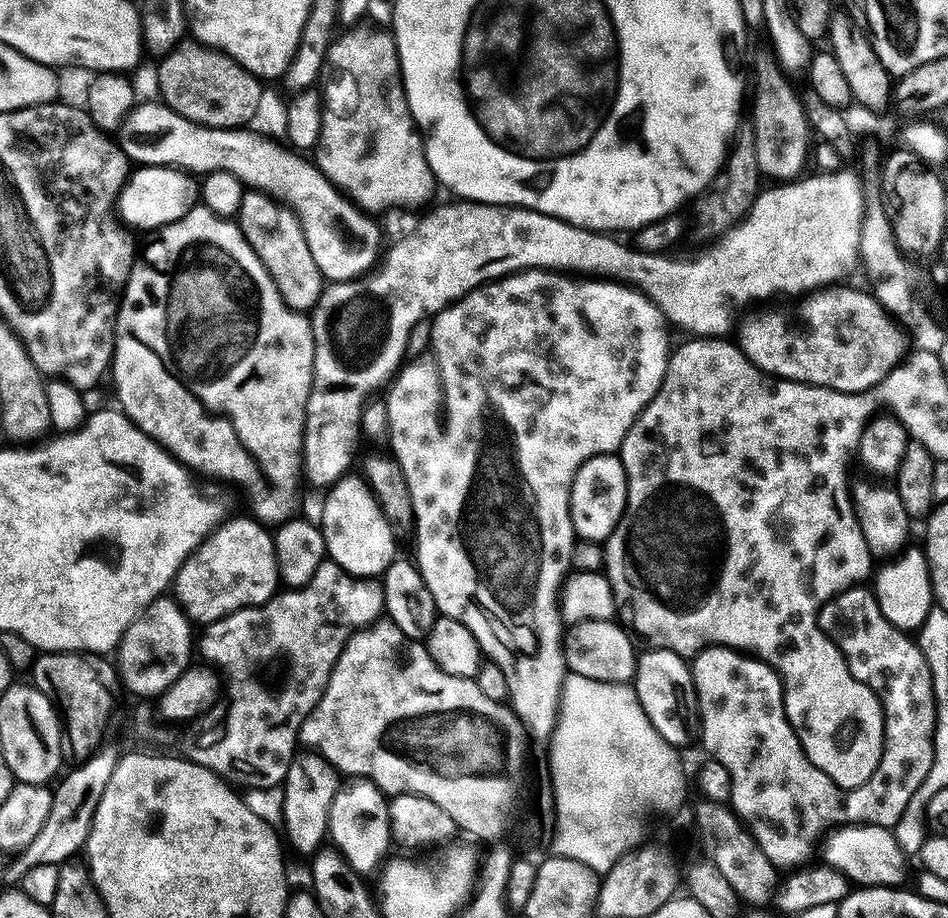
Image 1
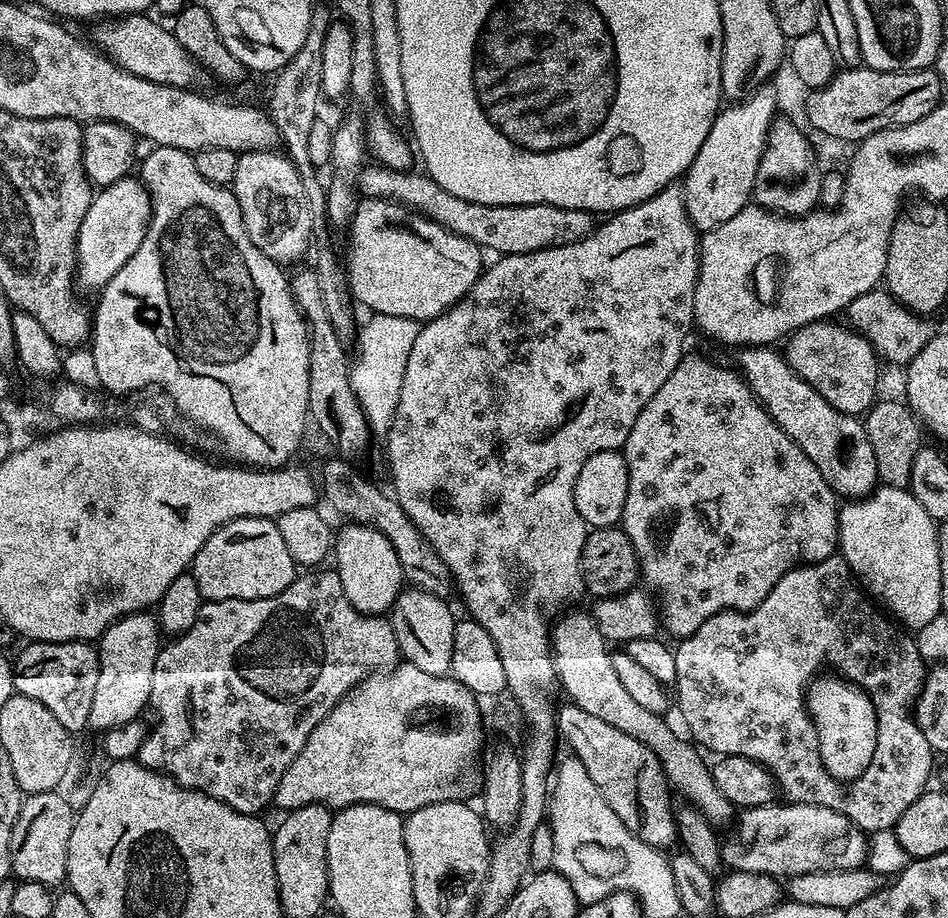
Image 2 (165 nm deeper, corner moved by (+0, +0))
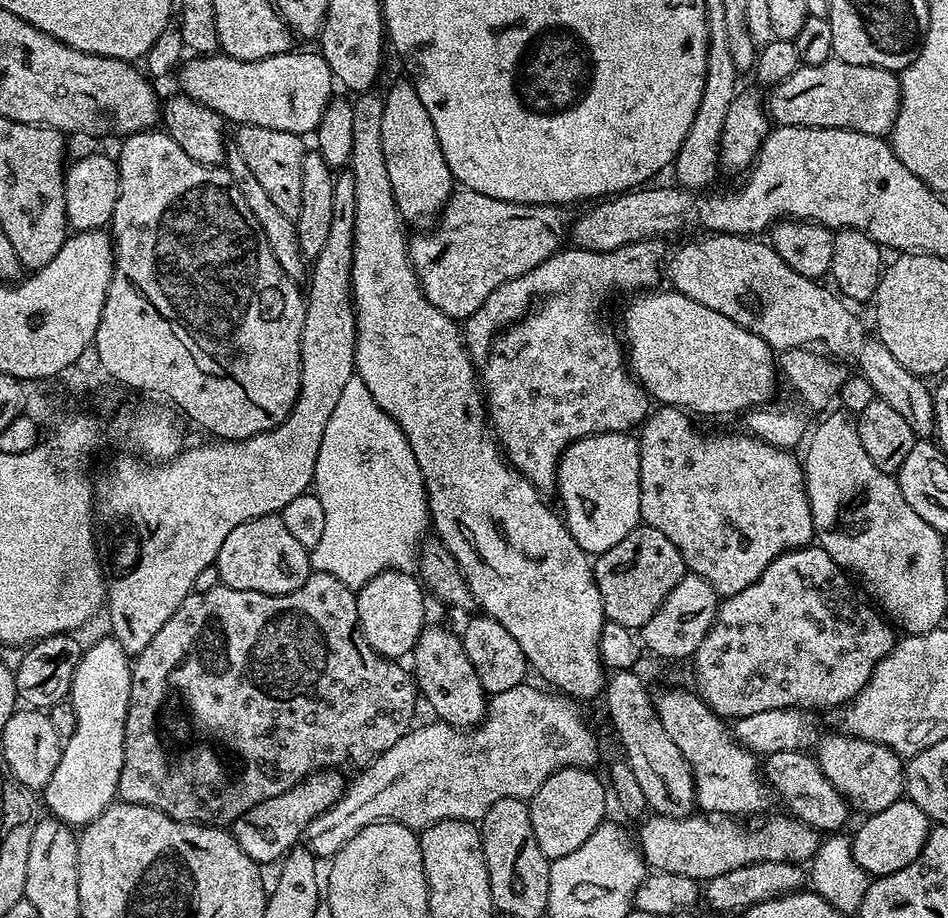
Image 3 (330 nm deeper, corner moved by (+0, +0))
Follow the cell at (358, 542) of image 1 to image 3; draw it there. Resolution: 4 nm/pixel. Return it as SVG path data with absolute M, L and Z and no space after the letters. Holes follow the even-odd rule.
M383 572L370 578L370 582L358 589L356 605L360 629L368 645L378 655L404 658L411 653L418 642L420 632L426 626L424 596L426 597L425 589L412 572Z

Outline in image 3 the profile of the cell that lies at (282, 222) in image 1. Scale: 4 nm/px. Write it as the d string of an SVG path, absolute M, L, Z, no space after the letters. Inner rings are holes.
M240 126L235 129L234 142L246 158L246 166L254 173L254 178L266 189L267 196L282 214L295 218L302 210L302 158L306 151L301 137L269 128Z

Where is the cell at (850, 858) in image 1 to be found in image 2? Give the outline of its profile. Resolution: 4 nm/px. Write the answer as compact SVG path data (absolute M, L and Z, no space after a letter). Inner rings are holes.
M817 804L774 805L745 809L739 815L738 833L723 837L720 858L729 869L789 878L816 871L850 870L865 863L867 835L845 815Z

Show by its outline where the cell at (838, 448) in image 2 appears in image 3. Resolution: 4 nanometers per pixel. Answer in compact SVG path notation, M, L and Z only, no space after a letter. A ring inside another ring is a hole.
M675 290L660 291L633 295L624 308L622 340L626 345L626 360L632 375L648 391L649 397L657 405L683 408L697 417L728 416L731 412L744 414L767 405L776 392L778 381L774 349L762 342L758 334L750 334L750 330L738 326L738 322L730 322L730 318L718 314L718 310L710 310L710 306L702 306L702 302L694 302Z

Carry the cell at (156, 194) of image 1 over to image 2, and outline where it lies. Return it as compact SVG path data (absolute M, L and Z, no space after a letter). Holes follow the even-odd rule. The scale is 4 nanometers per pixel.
M125 178L114 182L106 188L99 189L90 202L90 210L86 210L86 218L82 218L82 226L76 239L76 275L82 281L96 288L103 289L105 284L126 266L126 262L142 246L142 238L148 229L148 219L152 217L152 200L148 197L148 190L136 178Z

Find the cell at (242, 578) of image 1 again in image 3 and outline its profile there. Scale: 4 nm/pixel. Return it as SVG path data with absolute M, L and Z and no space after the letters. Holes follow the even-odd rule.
M279 515L254 518L250 522L242 522L242 526L238 526L234 530L230 530L230 534L226 538L226 542L222 542L222 550L218 550L218 558L216 559L214 567L218 570L220 583L223 587L233 588L234 590L254 590L258 594L270 594L271 596L277 596L278 594L290 594L294 590L298 590L298 586L302 586L302 582L306 582L306 578L313 573L312 558L309 549L300 545L299 542L286 531L286 526L282 521L280 521Z

